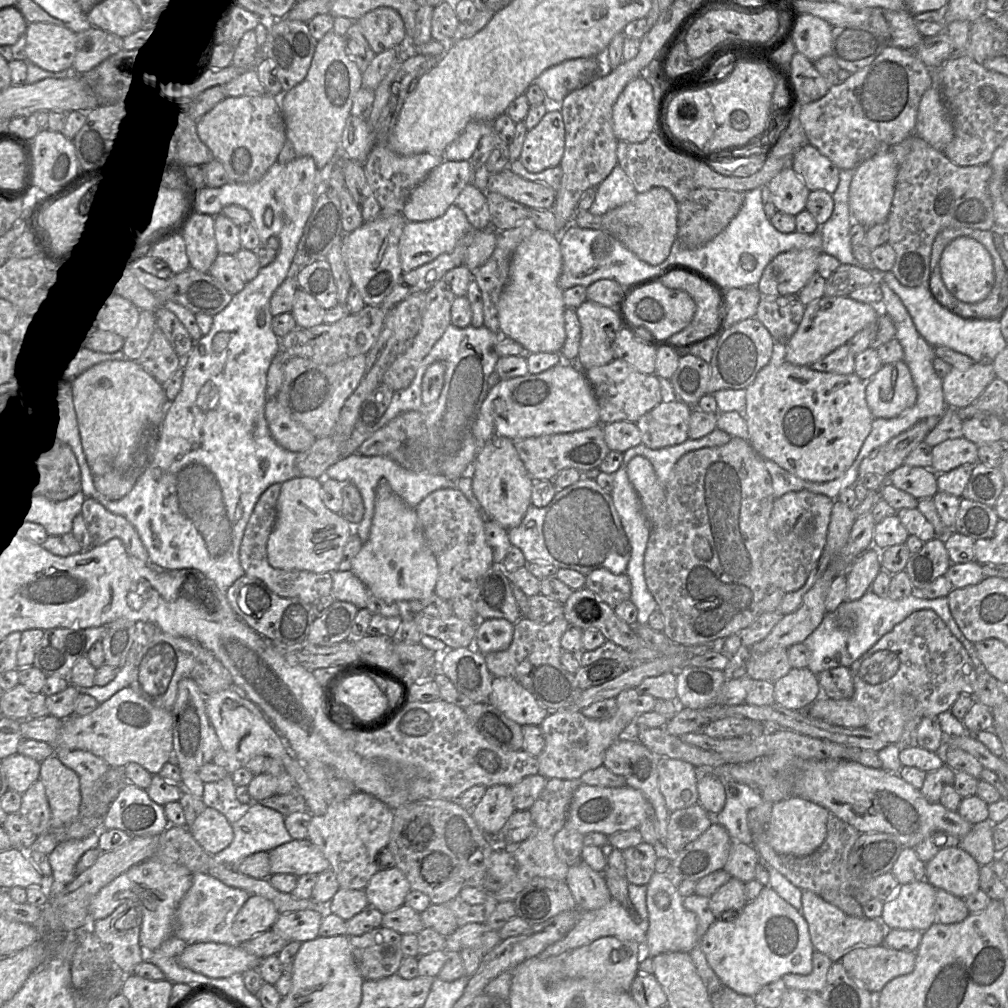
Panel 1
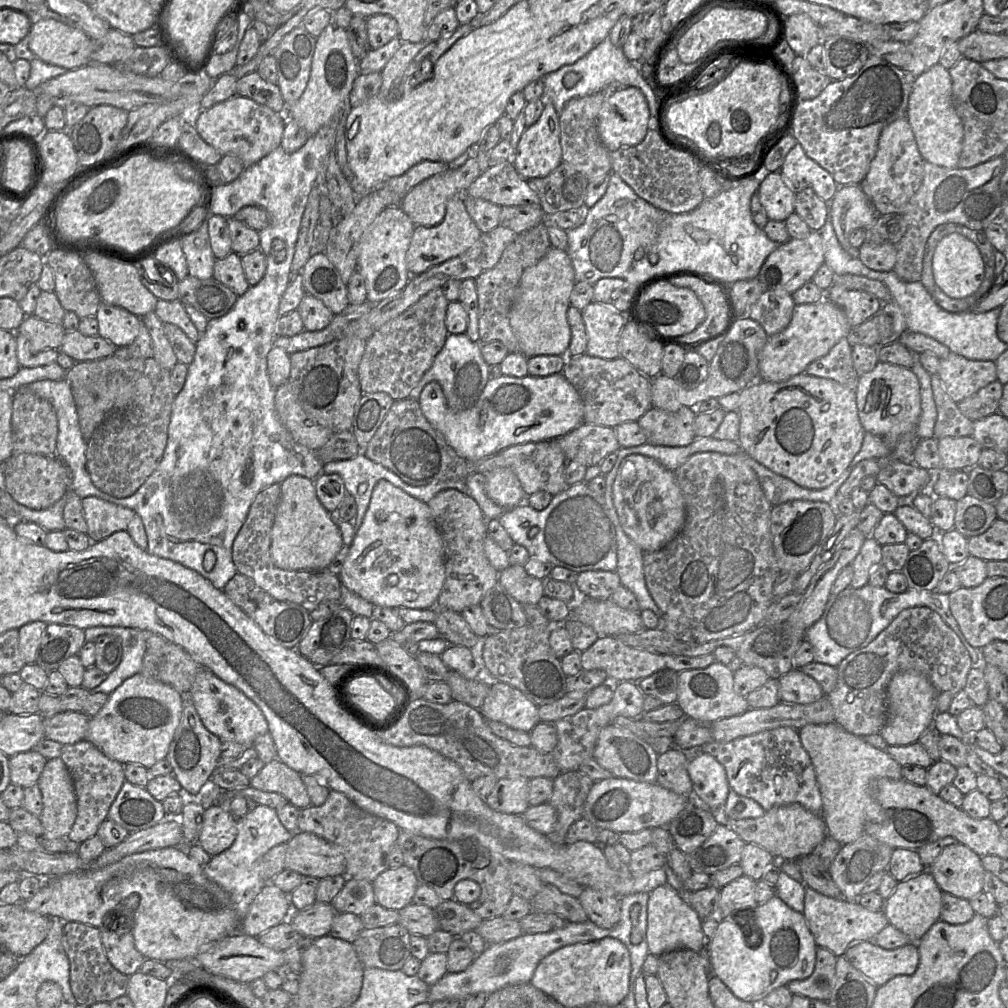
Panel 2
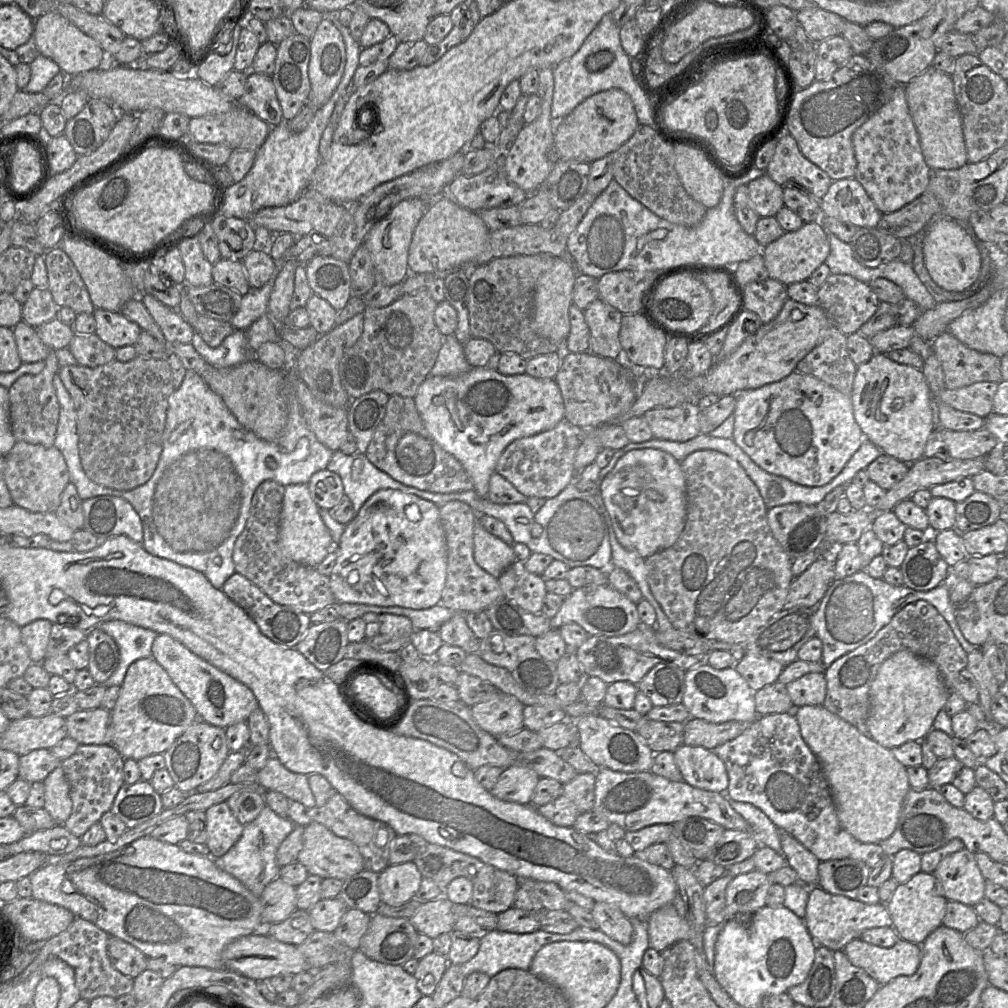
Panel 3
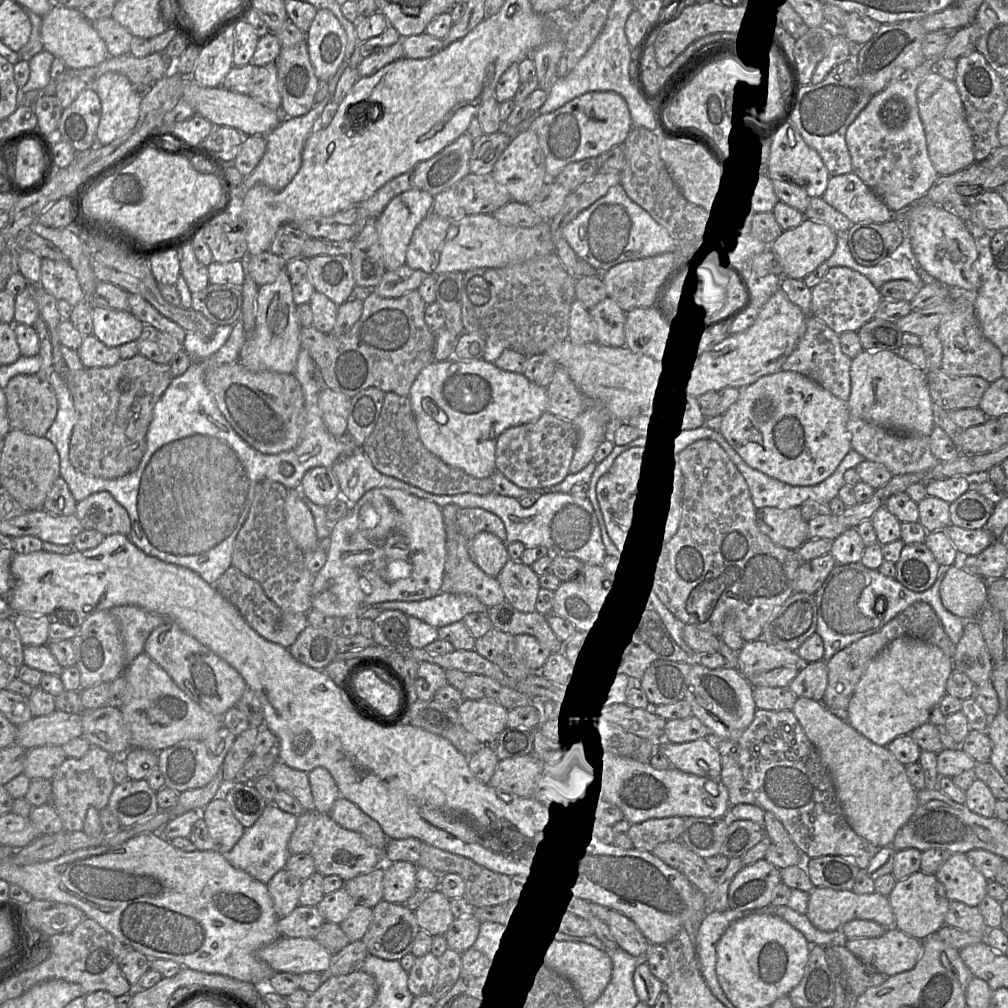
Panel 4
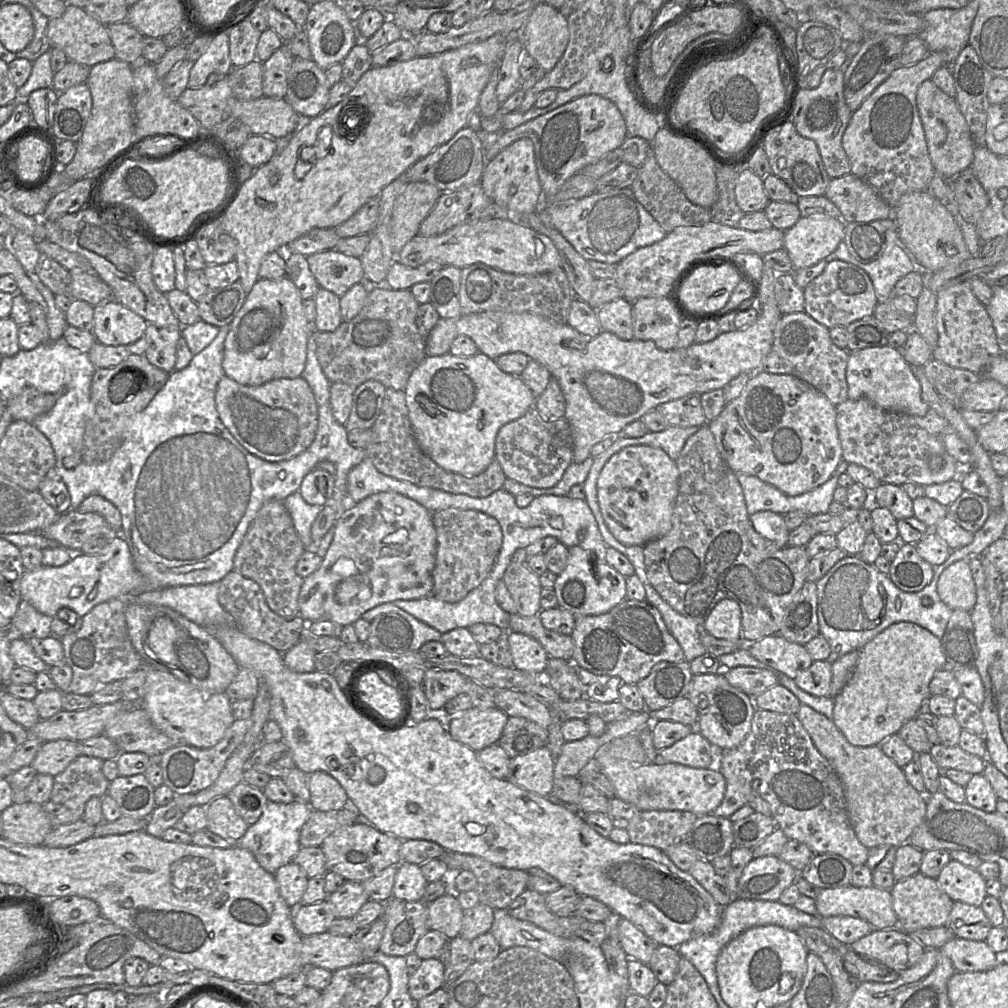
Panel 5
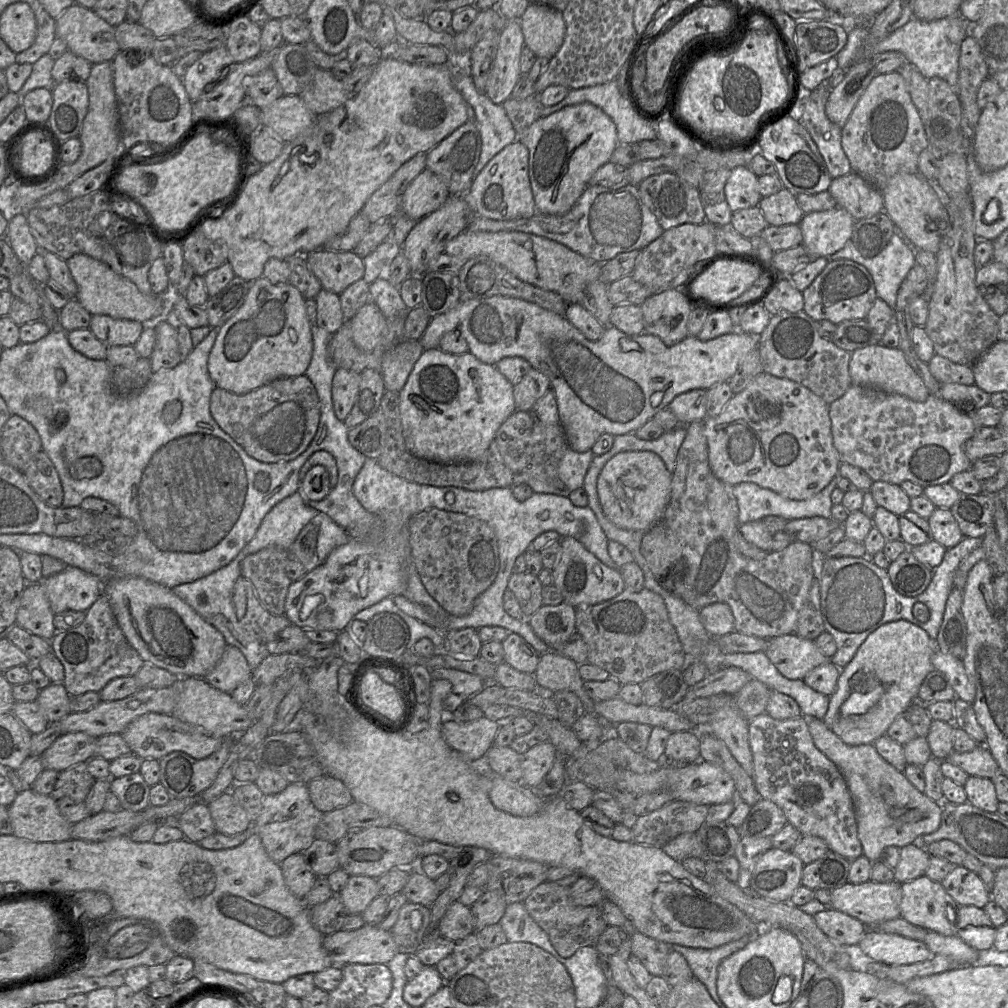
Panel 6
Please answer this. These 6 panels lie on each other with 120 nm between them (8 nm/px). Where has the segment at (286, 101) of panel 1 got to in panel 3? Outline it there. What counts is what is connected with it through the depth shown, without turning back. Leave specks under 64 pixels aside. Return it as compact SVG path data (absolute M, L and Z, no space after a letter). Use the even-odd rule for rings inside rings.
M323 19L310 39L308 75L311 90L308 102L322 107L332 96L344 73L345 43L329 19Z

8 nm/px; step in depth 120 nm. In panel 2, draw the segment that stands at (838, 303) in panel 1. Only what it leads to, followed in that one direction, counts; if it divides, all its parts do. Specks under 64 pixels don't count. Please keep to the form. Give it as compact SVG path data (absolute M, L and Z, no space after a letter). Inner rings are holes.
M827 298L817 303L795 305L787 328L770 336L760 351L758 379L781 382L805 372L811 362L826 355L843 337L847 337L850 329L844 312Z

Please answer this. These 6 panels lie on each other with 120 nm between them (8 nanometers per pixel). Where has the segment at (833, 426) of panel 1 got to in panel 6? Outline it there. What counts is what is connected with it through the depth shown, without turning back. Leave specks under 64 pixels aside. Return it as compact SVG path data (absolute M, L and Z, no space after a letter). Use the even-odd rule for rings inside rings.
M762 371L744 390L731 397L719 415L707 417L704 425L710 468L728 484L753 482L785 498L805 500L819 493L838 474L840 458L833 445L829 404L788 378Z

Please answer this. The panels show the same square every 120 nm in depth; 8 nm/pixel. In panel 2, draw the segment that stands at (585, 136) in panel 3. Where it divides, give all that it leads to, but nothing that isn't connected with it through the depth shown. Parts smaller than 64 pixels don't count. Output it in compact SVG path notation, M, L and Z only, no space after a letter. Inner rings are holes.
M620 87L605 99L598 114L598 134L602 144L614 152L619 148L634 146L645 138L650 111L642 91L636 87Z

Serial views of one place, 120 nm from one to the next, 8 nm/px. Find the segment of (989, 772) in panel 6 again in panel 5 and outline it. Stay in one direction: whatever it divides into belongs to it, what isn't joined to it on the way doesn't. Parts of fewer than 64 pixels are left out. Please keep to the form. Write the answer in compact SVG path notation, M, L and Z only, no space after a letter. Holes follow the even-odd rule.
M942 744L933 745L929 754L942 771L956 769L971 774L982 774L987 764L987 757L980 758L970 754L958 745L954 747L947 747Z

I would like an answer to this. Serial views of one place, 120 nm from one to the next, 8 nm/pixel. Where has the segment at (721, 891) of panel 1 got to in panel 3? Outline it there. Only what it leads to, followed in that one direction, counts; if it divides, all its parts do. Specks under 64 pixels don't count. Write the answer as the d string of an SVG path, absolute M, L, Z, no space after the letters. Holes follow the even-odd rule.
M756 869L734 876L726 888L726 920L740 913L755 912L766 906L766 897L770 885L768 876Z

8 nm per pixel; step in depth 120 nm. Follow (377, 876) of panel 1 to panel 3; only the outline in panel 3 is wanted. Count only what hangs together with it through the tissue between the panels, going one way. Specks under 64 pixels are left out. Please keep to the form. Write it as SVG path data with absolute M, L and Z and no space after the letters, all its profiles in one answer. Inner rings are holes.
M413 861L387 866L378 878L382 905L401 906L414 899L422 878Z

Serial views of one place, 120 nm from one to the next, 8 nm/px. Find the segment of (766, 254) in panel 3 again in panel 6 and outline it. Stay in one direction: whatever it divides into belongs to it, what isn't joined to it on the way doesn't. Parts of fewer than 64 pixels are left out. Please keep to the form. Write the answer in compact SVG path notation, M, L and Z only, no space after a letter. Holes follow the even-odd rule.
M839 206L804 214L799 223L802 233L801 245L811 259L828 258L842 249L851 238L854 222L850 213Z

